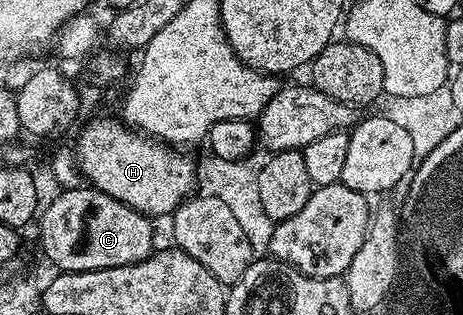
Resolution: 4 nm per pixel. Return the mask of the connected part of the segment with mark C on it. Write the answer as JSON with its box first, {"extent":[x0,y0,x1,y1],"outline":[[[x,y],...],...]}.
{"extent":[36,187,155,272],"outline":[[[70,187],[46,204],[36,224],[37,235],[45,254],[42,256],[56,266],[58,272],[132,265],[143,261],[155,250],[150,216],[140,215],[135,209],[123,205],[123,201],[115,201],[115,197],[95,187]]]}

